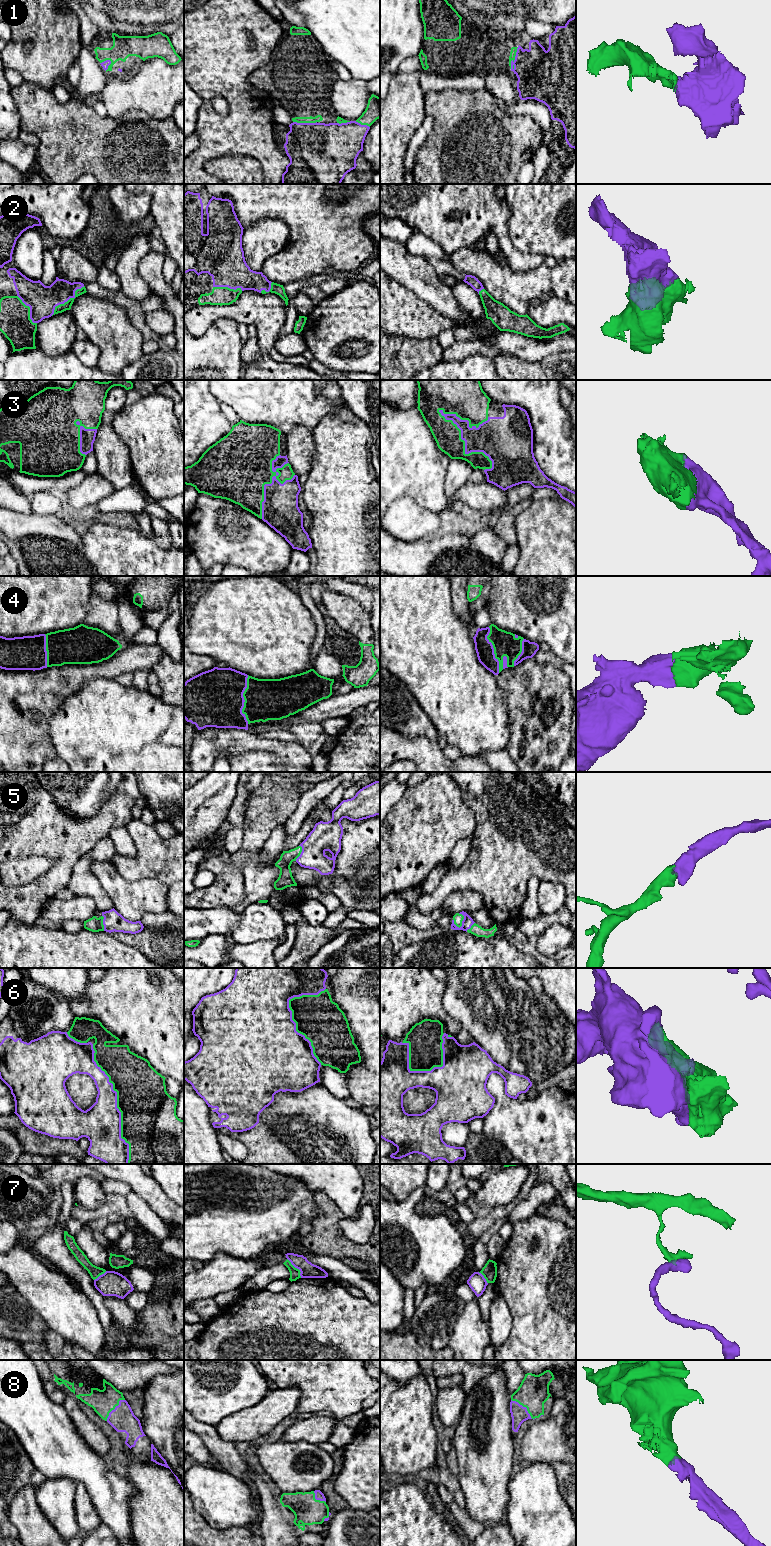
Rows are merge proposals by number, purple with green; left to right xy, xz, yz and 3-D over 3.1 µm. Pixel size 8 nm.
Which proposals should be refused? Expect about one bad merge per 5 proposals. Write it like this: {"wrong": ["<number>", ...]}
{"wrong": ["6", "7"]}

